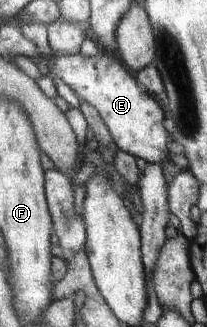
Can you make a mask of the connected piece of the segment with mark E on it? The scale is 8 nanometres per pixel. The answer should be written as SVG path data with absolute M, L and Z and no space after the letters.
M80 52L75 55L53 53L49 61L49 66L44 62L43 71L61 79L67 87L75 91L80 101L85 101L97 109L118 149L135 157L143 157L147 163L161 165L165 179L169 182L178 169L174 167L167 151L163 111L153 97L139 89L135 79L115 61L115 58L107 53L92 57L83 56Z

